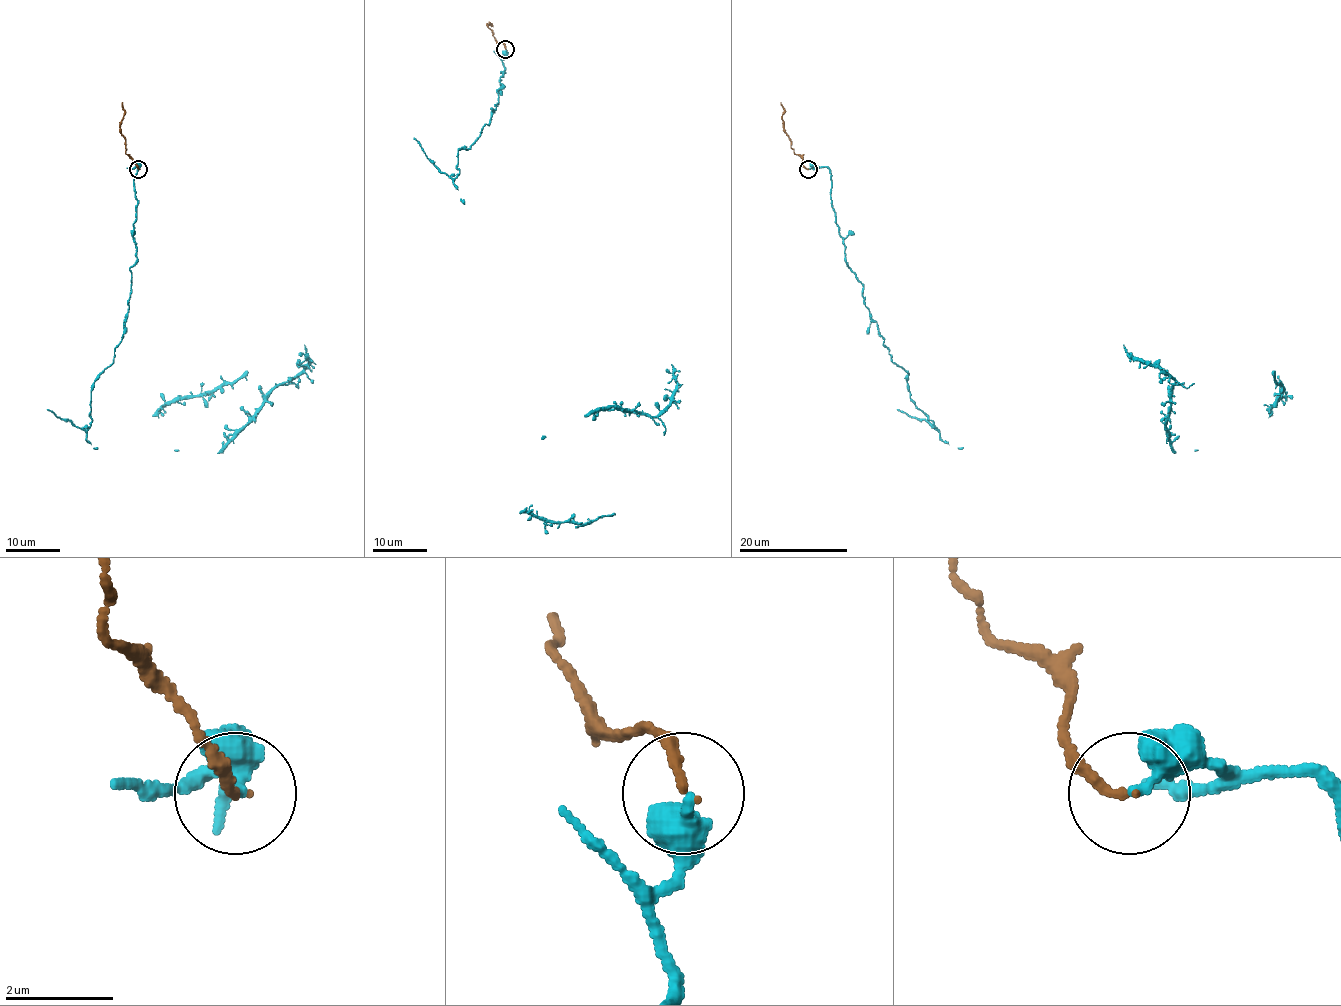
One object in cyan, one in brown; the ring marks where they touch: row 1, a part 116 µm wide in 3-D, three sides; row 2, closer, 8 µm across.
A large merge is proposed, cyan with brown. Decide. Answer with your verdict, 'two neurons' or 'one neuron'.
two neurons

